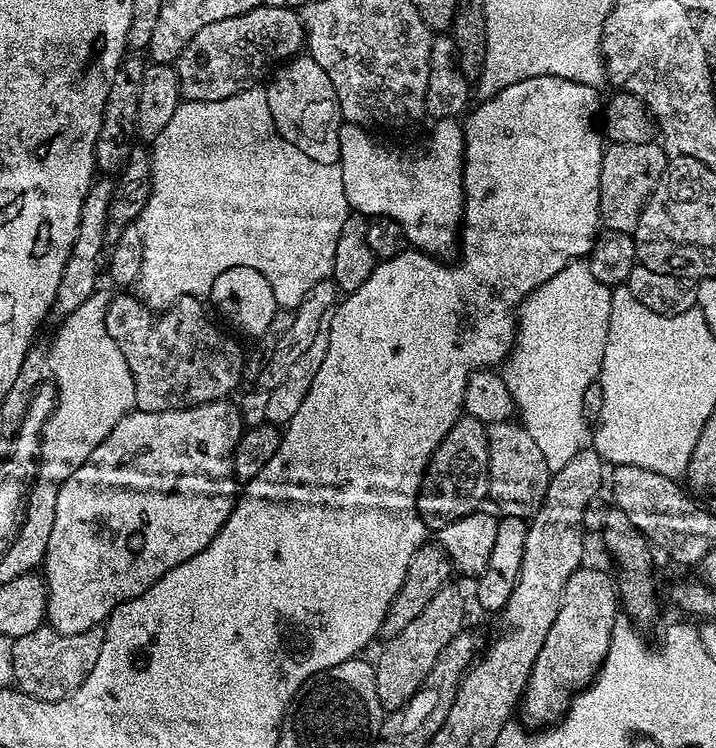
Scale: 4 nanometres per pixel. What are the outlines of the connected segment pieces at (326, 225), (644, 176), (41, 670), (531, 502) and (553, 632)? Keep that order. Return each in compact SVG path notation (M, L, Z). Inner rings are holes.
M257 86L234 94L230 98L222 98L218 102L184 100L178 106L178 110L174 110L170 122L166 122L162 134L158 134L158 138L151 145L150 159L152 189L138 221L142 238L142 270L134 285L135 291L149 309L163 310L175 300L181 300L183 296L207 297L214 286L214 278L218 278L222 270L230 270L230 266L250 266L261 272L266 282L270 282L270 290L274 290L276 307L280 310L294 310L302 302L302 298L306 298L311 288L331 277L334 246L338 246L338 234L342 234L342 222L346 222L346 218L350 215L346 190L342 186L342 170L339 164L323 164L314 162L314 158L306 158L306 154L302 154L298 146L282 138L282 134L276 131L274 126L268 93L263 87Z
M655 141L650 143L611 143L604 151L602 170L597 176L597 196L601 225L609 232L630 234L626 228L617 228L616 220L638 220L649 195L656 188L658 178L665 170L667 151ZM624 208L636 208L632 216Z
M43 624L38 630L30 631L12 640L11 666L13 683L17 689L38 701L62 701L80 688L82 682L89 677L90 671L97 665L105 641L106 630L103 625L96 625L82 634L62 635L54 631L51 625Z
M493 421L488 427L488 493L505 515L525 520L544 504L551 473L544 457L525 427L515 421Z
M581 566L570 576L559 603L558 617L546 634L546 640L535 659L522 697L524 718L540 728L559 721L572 694L586 688L595 679L609 652L613 626L620 610L615 579L598 569Z

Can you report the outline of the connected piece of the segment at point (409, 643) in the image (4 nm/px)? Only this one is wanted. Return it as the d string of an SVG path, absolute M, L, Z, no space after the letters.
M451 587L438 590L426 610L422 610L422 614L418 614L418 618L414 618L414 622L402 630L402 634L391 637L385 643L388 645L381 650L380 657L375 657L378 702L384 707L385 713L400 708L420 689L434 662L438 662L438 654L446 650L446 642L453 640L462 630L460 619L464 616L464 604L456 600L452 591Z

